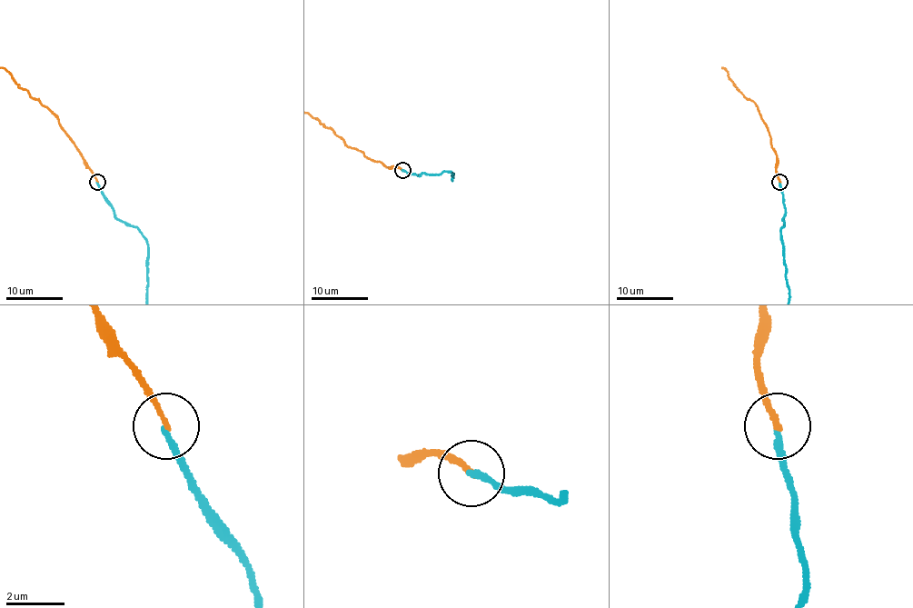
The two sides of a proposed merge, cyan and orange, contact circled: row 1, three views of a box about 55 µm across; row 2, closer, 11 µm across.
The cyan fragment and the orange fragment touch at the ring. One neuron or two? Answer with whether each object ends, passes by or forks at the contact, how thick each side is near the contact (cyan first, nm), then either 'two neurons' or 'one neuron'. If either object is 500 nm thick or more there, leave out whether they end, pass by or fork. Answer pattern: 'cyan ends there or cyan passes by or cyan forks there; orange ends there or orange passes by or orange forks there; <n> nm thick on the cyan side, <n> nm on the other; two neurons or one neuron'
cyan ends there; orange ends there; 200 nm thick on the cyan side, 170 nm on the other; two neurons

